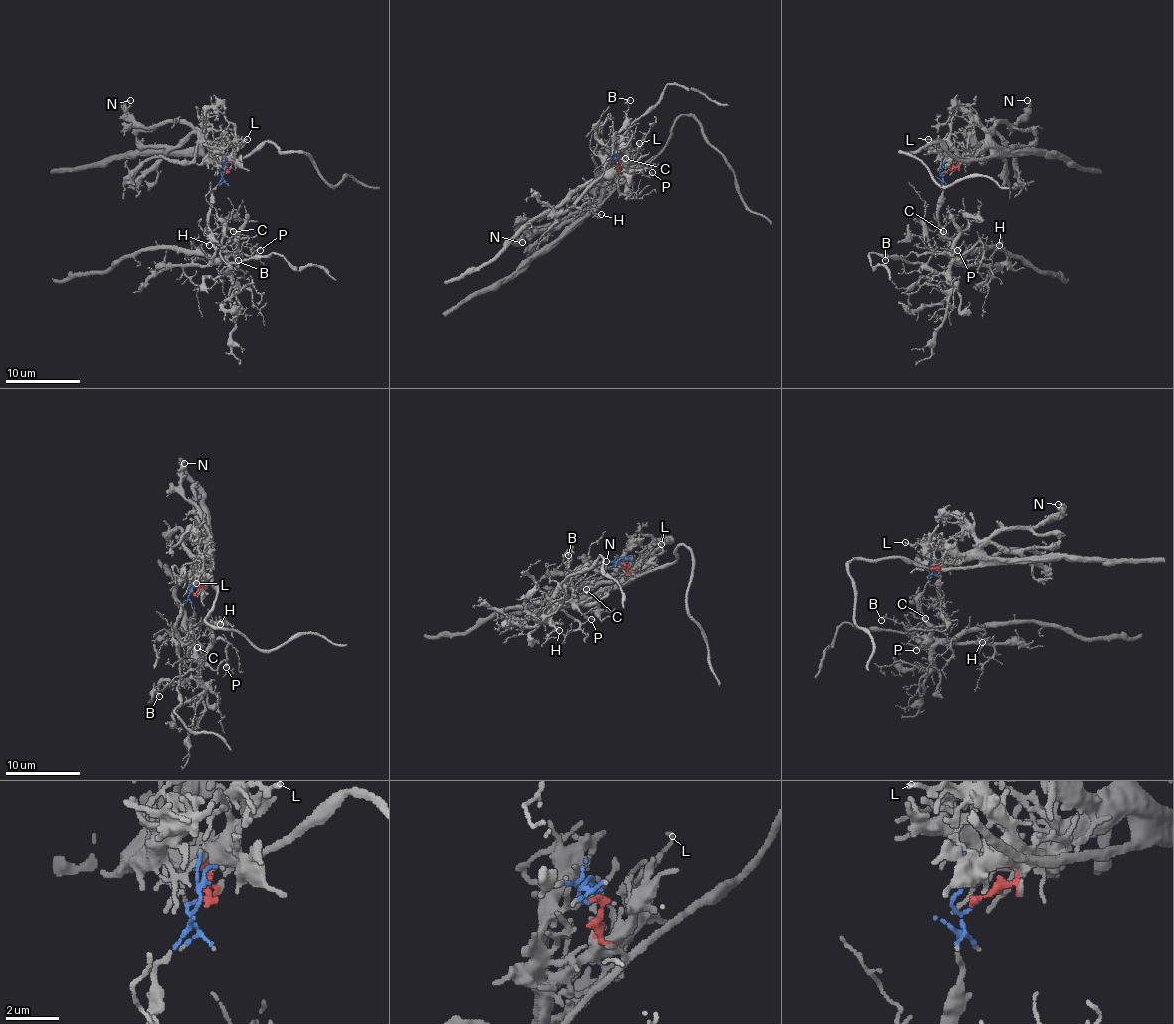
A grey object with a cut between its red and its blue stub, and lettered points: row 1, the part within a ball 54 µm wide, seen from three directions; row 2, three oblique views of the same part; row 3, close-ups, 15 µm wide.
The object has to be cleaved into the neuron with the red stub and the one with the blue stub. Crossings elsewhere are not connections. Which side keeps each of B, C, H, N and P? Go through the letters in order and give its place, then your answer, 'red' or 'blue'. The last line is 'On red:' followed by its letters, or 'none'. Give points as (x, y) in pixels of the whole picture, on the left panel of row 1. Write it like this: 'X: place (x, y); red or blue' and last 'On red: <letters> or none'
B: place (238, 260); blue
C: place (233, 231); blue
H: place (209, 245); blue
N: place (130, 100); red
P: place (260, 250); blue
On red: N

